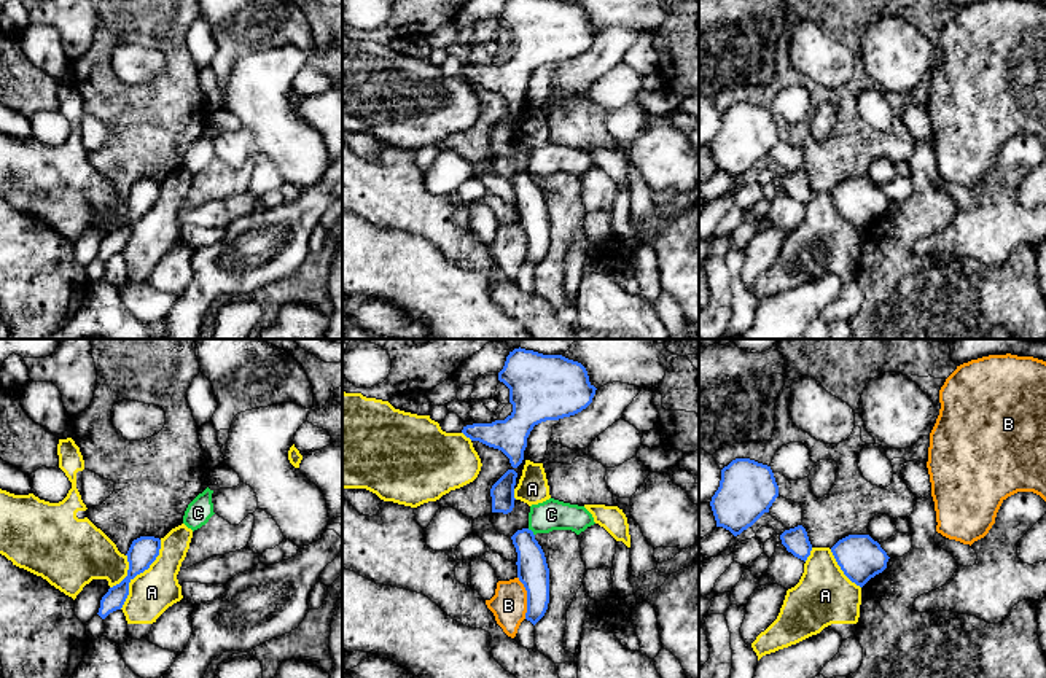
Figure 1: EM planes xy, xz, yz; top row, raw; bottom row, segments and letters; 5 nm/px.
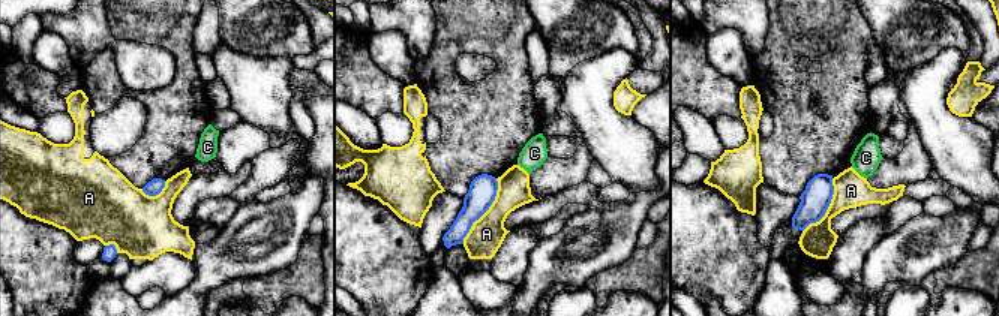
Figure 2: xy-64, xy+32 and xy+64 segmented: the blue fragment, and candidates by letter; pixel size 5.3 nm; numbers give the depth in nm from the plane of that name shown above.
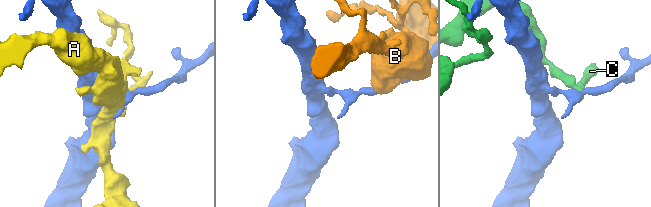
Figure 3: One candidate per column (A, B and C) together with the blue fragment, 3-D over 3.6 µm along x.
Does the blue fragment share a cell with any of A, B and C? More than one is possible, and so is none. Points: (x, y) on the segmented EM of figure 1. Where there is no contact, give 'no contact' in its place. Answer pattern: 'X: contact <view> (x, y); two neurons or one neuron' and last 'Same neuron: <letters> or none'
A: contact xy (139, 573); two neurons
B: contact xz (527, 597); two neurons
C: contact xz (532, 532); two neurons
Same neuron: none

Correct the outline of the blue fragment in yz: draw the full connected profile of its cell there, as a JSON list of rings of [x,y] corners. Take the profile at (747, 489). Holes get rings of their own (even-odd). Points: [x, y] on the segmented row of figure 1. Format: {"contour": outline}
{"contour": [[[736,458],[721,470],[720,487],[710,506],[716,527],[734,536],[751,527],[779,497],[771,466],[750,458]]]}

